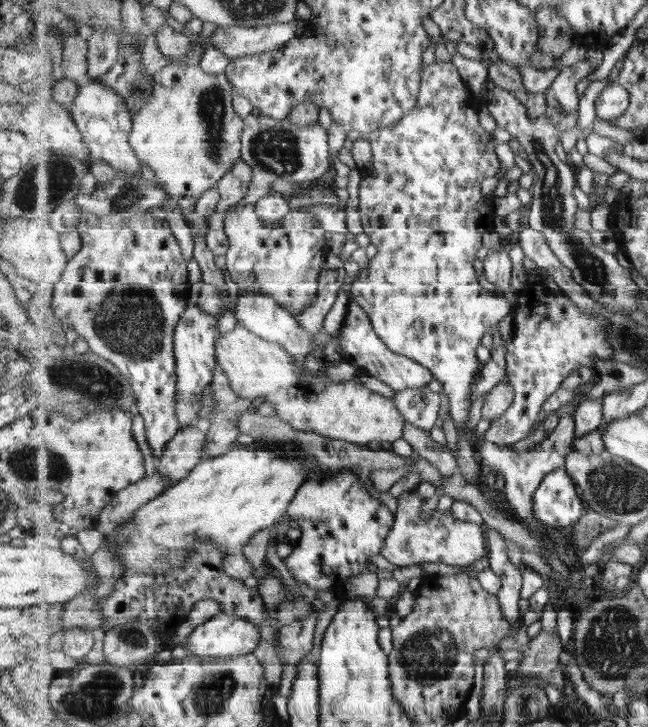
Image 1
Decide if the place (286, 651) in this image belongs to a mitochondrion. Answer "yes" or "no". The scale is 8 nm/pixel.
no

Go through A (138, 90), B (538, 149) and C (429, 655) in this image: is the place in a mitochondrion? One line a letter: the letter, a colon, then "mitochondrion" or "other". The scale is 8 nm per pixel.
A: mitochondrion
B: other
C: mitochondrion

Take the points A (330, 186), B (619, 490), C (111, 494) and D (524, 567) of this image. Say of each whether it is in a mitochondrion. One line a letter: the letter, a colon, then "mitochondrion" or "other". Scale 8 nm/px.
A: other
B: mitochondrion
C: other
D: other

